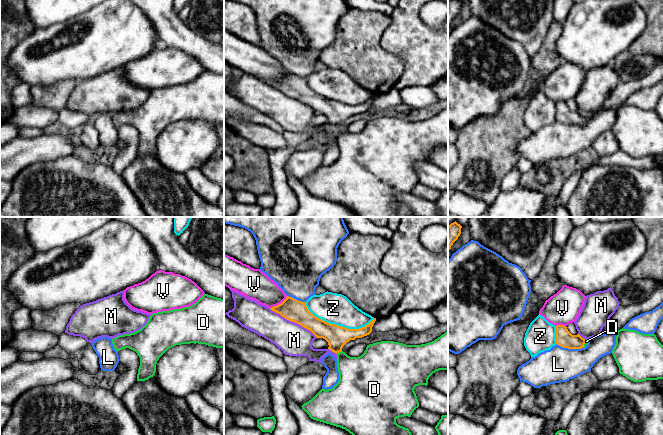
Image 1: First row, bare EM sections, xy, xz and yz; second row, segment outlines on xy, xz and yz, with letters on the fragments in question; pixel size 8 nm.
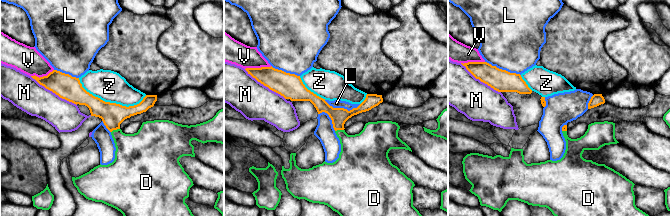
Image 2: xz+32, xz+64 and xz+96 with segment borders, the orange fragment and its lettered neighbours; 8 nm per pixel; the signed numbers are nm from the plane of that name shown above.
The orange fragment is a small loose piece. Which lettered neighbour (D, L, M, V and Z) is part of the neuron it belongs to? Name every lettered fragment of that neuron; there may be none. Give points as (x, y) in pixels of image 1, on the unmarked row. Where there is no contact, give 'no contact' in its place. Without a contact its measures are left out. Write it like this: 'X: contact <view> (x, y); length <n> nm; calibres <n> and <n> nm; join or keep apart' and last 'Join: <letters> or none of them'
D: contact xz (338, 128); length 50 nm; calibres 180 and 320 nm; join
L: contact yz (569, 124); length 220 nm; calibres 140 and 280 nm; keep apart
M: contact xz (293, 97); length 440 nm; calibres 180 and 260 nm; keep apart
V: contact xz (279, 80); length 170 nm; calibres 180 and 240 nm; keep apart
Z: contact xz (337, 101); length 600 nm; calibres 180 and 240 nm; keep apart
Join: D

